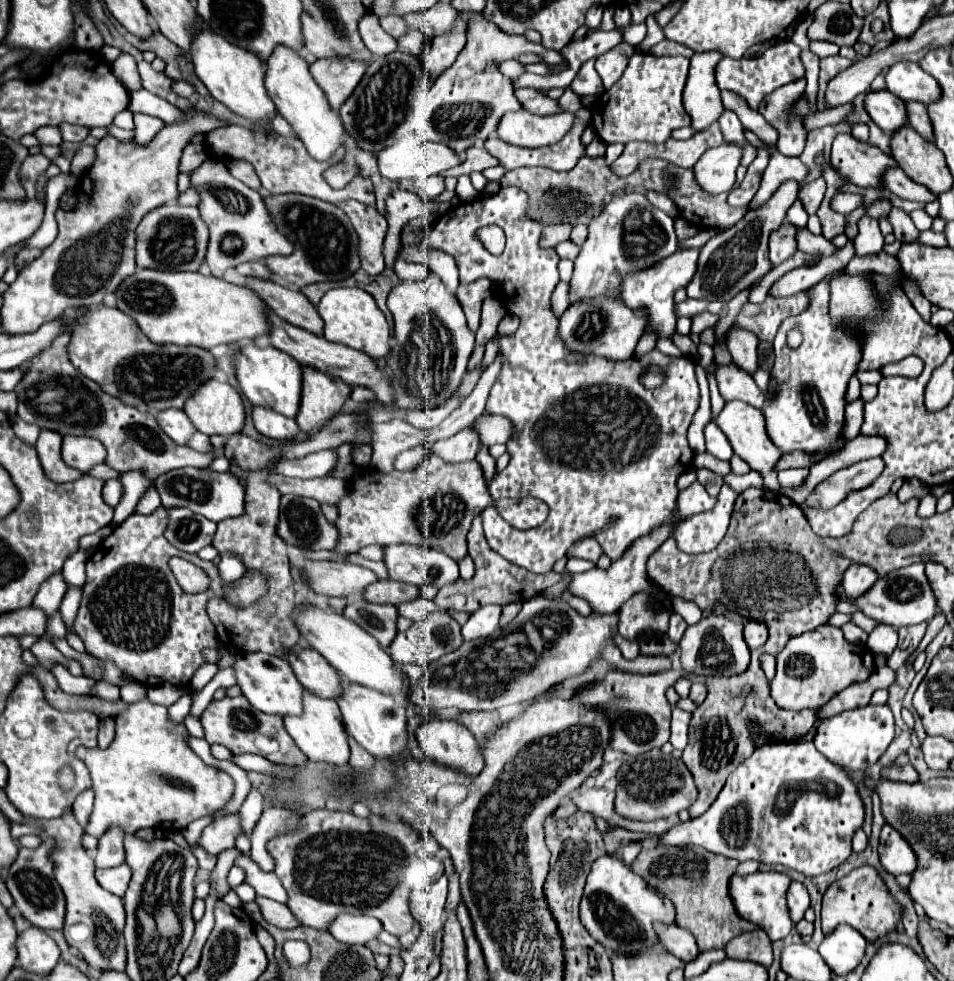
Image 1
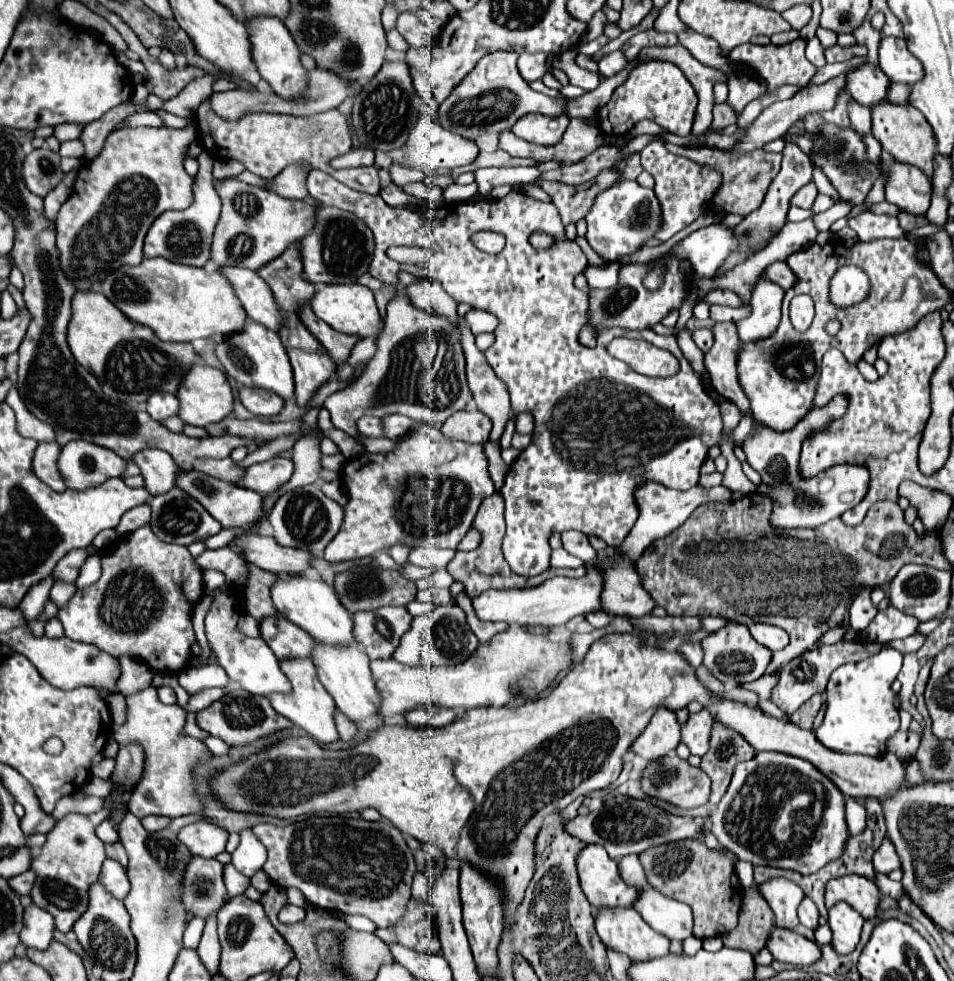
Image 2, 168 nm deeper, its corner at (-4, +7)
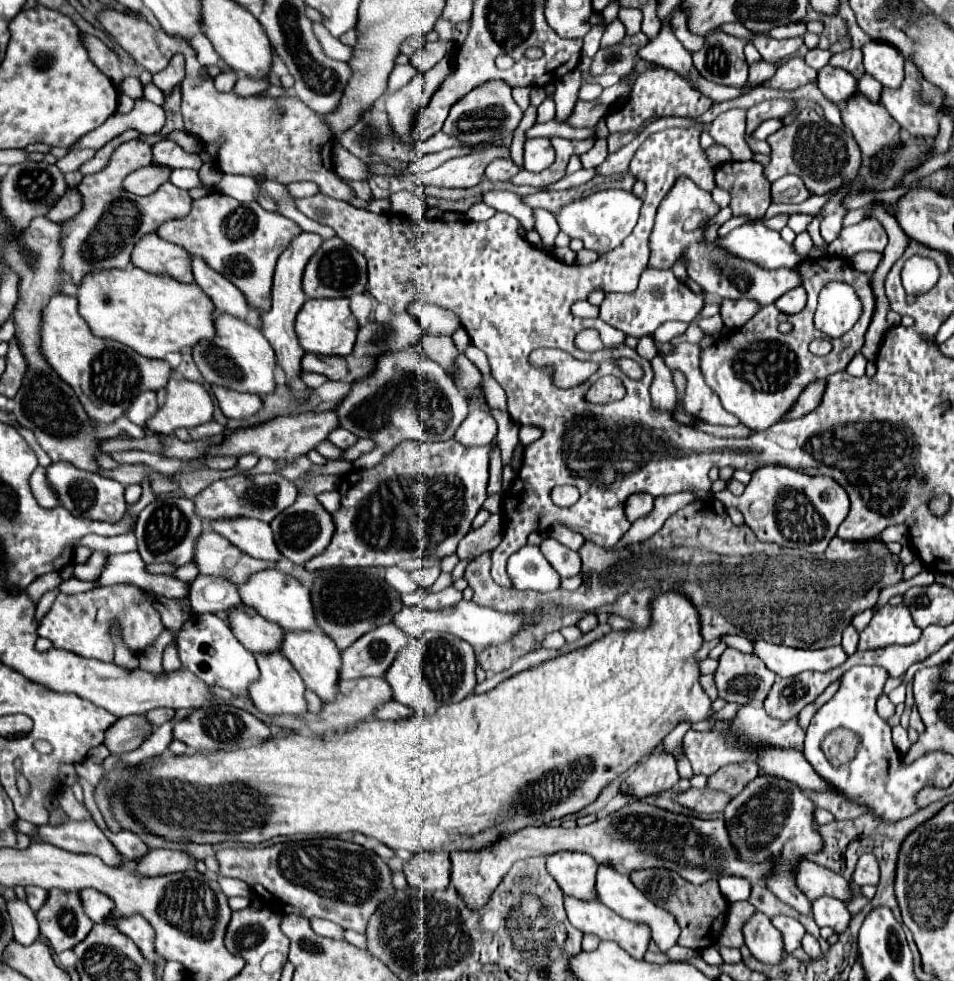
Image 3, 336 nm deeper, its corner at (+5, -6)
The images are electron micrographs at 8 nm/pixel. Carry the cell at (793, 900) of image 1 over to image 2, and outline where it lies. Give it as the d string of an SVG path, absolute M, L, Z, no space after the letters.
M804 897L802 905L798 907L798 917L800 917L800 923L808 929L816 929L818 927L818 909L816 905L810 901L810 897Z

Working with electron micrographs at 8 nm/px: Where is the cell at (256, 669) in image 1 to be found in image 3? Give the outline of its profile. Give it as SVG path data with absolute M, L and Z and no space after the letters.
M199 614L187 620L179 632L179 658L193 674L197 674L205 684L221 686L233 694L233 698L247 696L253 682L259 680L259 668L255 656L243 648L243 644L233 636L231 628L215 614Z

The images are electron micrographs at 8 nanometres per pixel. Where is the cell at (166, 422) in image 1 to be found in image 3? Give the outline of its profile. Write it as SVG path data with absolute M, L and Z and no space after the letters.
M145 392L135 398L135 402L131 404L131 408L127 410L125 416L131 422L135 422L137 426L147 428L147 420L153 418L155 414L157 414L157 396L155 396L155 392Z

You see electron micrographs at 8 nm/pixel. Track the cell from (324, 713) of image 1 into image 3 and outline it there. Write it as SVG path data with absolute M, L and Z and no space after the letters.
M279 652L279 654L255 654L257 666L261 670L259 680L249 688L249 698L253 700L255 710L259 710L265 716L303 716L307 714L307 700L305 700L305 684L301 682L301 676L297 670L293 670L293 664Z

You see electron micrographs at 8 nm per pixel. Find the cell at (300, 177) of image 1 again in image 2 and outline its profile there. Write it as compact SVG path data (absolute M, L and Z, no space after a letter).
M206 97L206 101L202 101L202 105L196 109L194 121L200 133L200 141L212 157L236 159L248 171L264 179L274 179L284 167L298 161L306 161L314 169L330 173L334 179L348 185L350 189L364 191L370 195L376 195L380 191L376 167L331 168L332 159L352 148L348 121L338 109L330 109L324 113L308 115L308 117L292 117L292 115L276 115L276 113L248 113L246 117L240 117L238 121L226 121L210 109L210 99Z

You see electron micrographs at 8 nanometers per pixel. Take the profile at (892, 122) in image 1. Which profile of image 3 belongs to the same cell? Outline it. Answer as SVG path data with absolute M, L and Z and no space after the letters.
M823 66L817 74L817 86L837 106L843 106L849 98L857 94L857 80L841 68L833 66Z

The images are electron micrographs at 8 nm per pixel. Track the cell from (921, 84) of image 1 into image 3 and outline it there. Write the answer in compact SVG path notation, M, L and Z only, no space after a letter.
M875 40L863 46L865 72L885 88L897 88L903 84L903 62L905 58L895 46Z

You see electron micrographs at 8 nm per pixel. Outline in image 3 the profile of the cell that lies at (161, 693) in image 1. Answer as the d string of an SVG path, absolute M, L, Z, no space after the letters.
M153 708L153 710L149 710L145 716L147 716L147 720L153 722L153 726L161 726L161 724L165 724L167 720L171 720L173 714L175 714L173 708Z

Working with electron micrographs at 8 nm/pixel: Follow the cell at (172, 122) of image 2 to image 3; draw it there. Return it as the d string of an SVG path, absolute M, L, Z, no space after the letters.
M171 132L169 136L167 136L167 140L173 140L173 142L177 142L185 152L201 152L201 144L191 136L191 134L187 134L187 132Z

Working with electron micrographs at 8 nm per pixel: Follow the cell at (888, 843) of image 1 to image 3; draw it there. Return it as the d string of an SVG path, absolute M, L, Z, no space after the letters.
M863 854L857 862L857 868L853 872L853 882L859 886L865 884L877 884L879 882L879 866L873 854Z

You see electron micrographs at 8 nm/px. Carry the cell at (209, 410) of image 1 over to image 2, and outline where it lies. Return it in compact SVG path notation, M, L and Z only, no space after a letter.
M192 365L190 373L186 373L186 377L182 379L176 397L180 401L178 417L188 425L198 425L198 427L206 427L210 423L222 421L232 413L232 405L234 405L234 395L226 381L226 375L208 365Z

